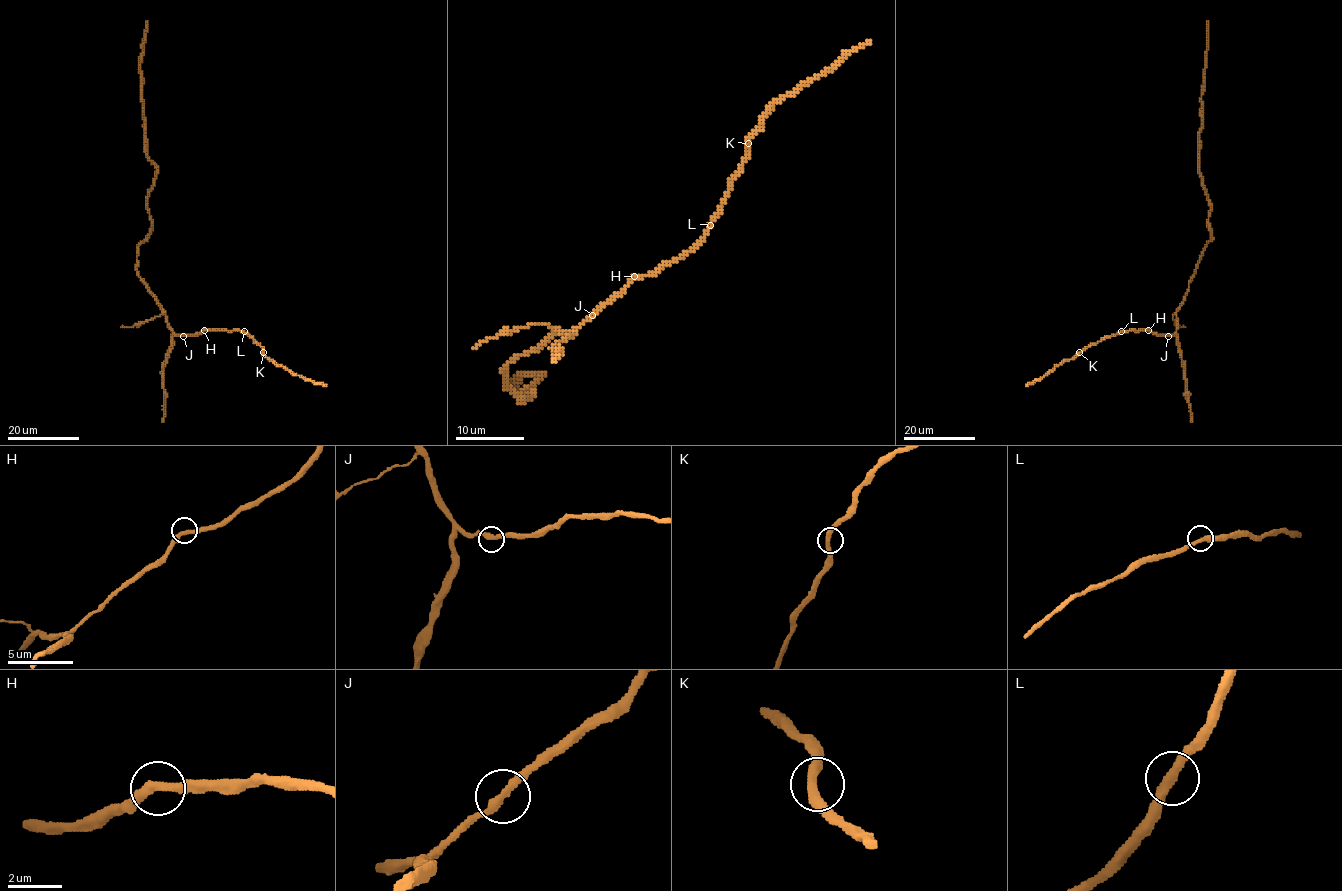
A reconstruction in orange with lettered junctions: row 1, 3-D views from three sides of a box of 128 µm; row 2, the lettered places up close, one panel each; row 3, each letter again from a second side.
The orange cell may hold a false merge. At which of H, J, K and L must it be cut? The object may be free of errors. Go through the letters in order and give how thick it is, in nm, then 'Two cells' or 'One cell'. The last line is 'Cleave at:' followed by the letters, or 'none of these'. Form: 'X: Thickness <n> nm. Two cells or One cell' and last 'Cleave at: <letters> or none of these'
H: Thickness 340 nm. One cell
J: Thickness 320 nm. One cell
K: Thickness 320 nm. One cell
L: Thickness 320 nm. One cell
Cleave at: none of these

